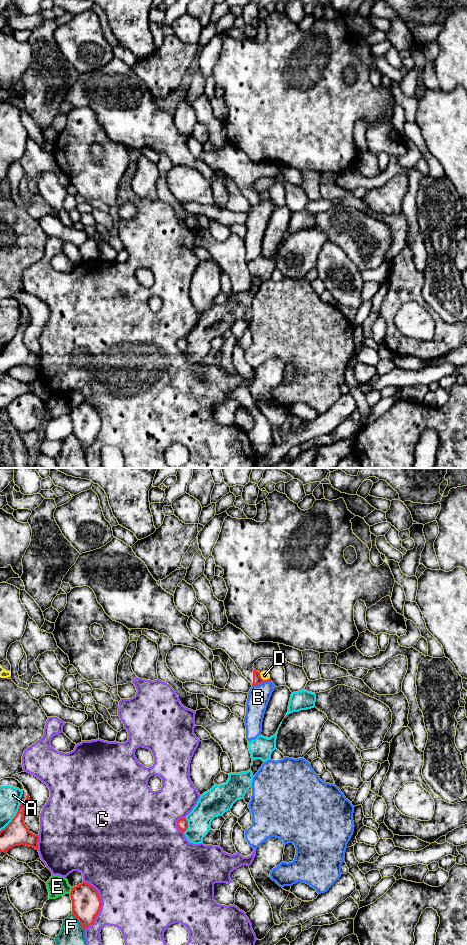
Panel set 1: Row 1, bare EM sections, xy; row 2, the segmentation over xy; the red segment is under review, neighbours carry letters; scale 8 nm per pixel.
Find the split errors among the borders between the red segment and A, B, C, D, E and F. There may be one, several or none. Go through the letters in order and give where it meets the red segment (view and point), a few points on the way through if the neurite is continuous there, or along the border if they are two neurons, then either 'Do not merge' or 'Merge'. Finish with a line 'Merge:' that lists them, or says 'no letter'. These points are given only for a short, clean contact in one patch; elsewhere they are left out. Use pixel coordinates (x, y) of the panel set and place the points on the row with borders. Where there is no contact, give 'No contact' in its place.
A: Touches red at xy (13, 818). Do not merge
B: Touches red at xy (261, 682). Do not merge
C: Touches red at xy (101, 904). Do not merge
D: Touches red at xy (262, 679). Do not merge
E: Touches red at xy (71, 890). Do not merge
F: Touches red at xy (79, 921). Do not merge
Merge: no letter

